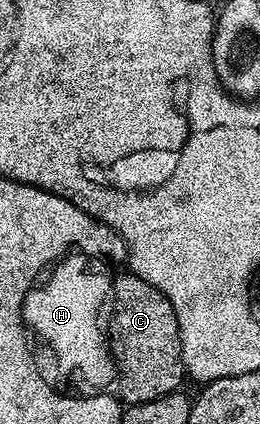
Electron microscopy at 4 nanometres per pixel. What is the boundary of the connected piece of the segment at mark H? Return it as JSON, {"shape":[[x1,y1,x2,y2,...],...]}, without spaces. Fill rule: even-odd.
{"shape":[[76,246,58,252,58,256,50,256,50,260,46,260,46,264,42,264,42,268,30,276,30,284,26,284,26,292,22,292,22,300,18,304,18,332,22,332,26,360,30,360,30,369,34,376,38,376,38,384,42,384,50,396,58,396,58,400,74,400,82,404,82,400,116,399,112,391,116,369,104,335,102,316,102,307,108,304,111,281,108,276,106,280,104,273,93,272,97,264,100,264,99,257,86,254,86,248]]}

